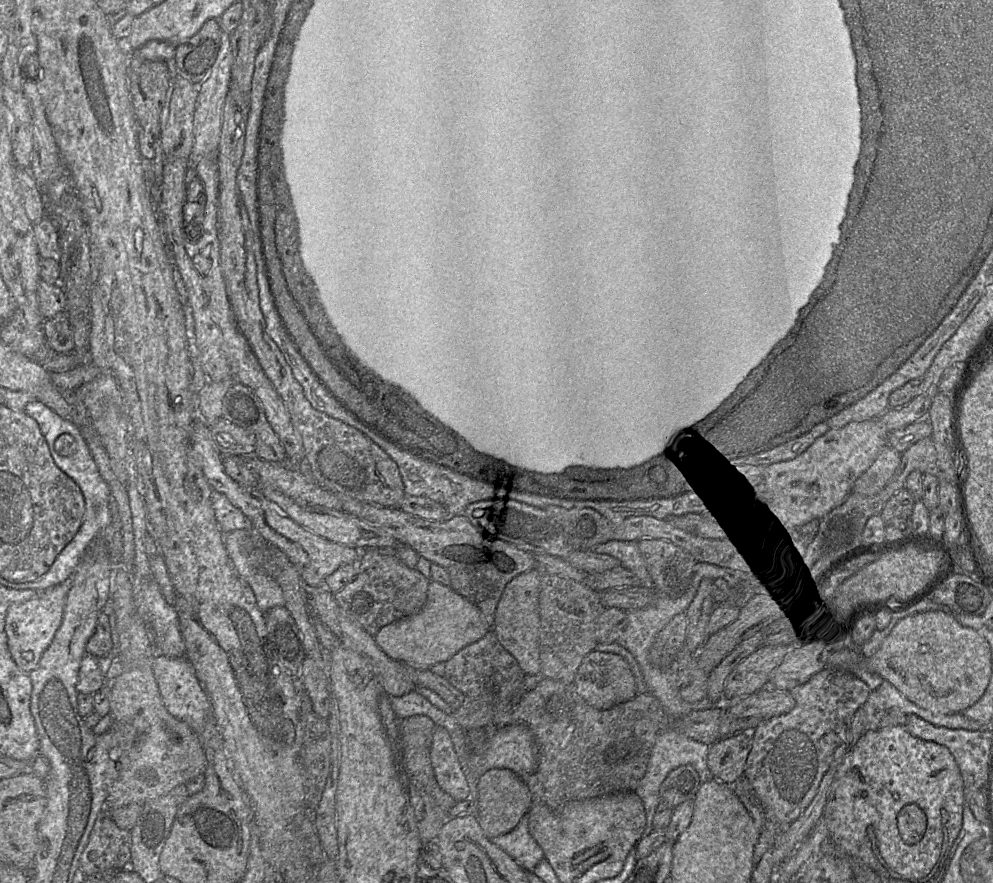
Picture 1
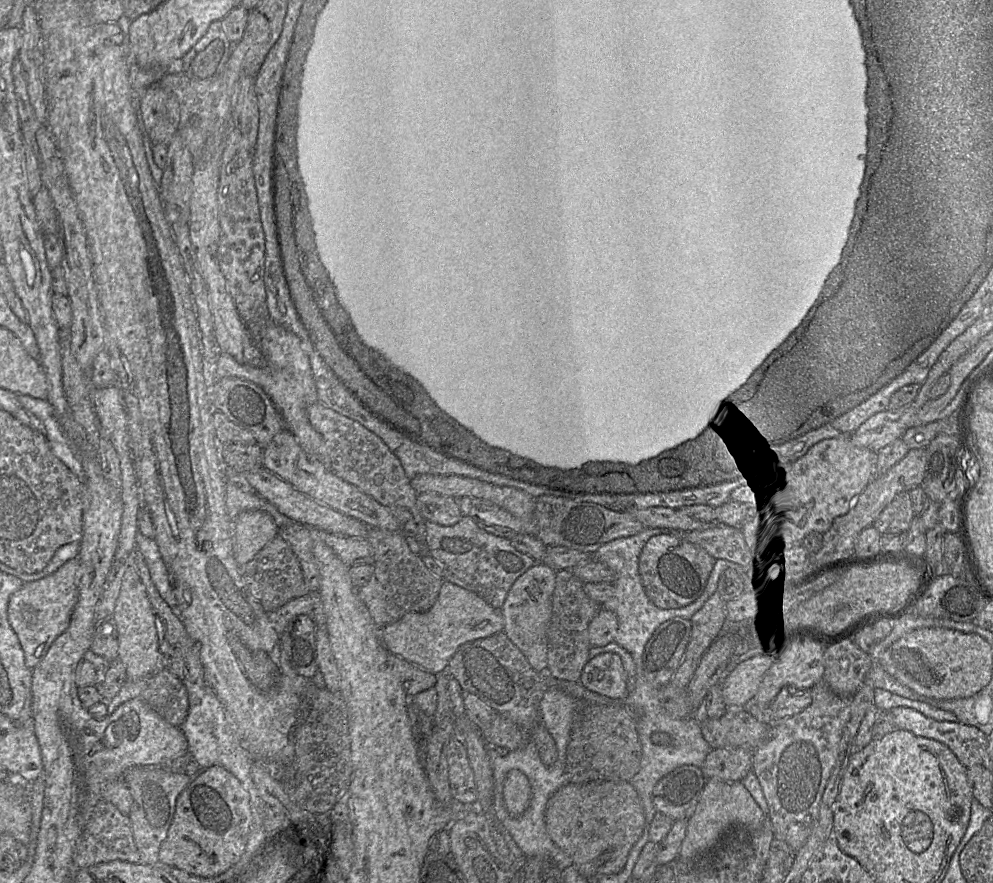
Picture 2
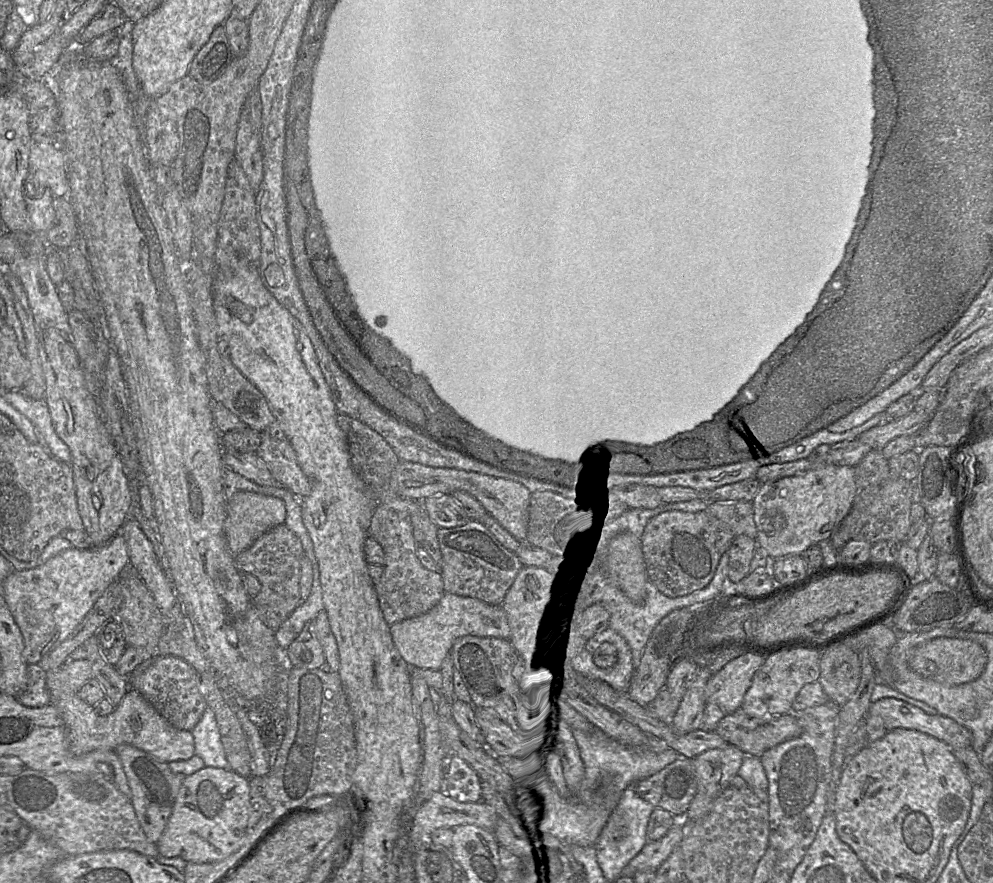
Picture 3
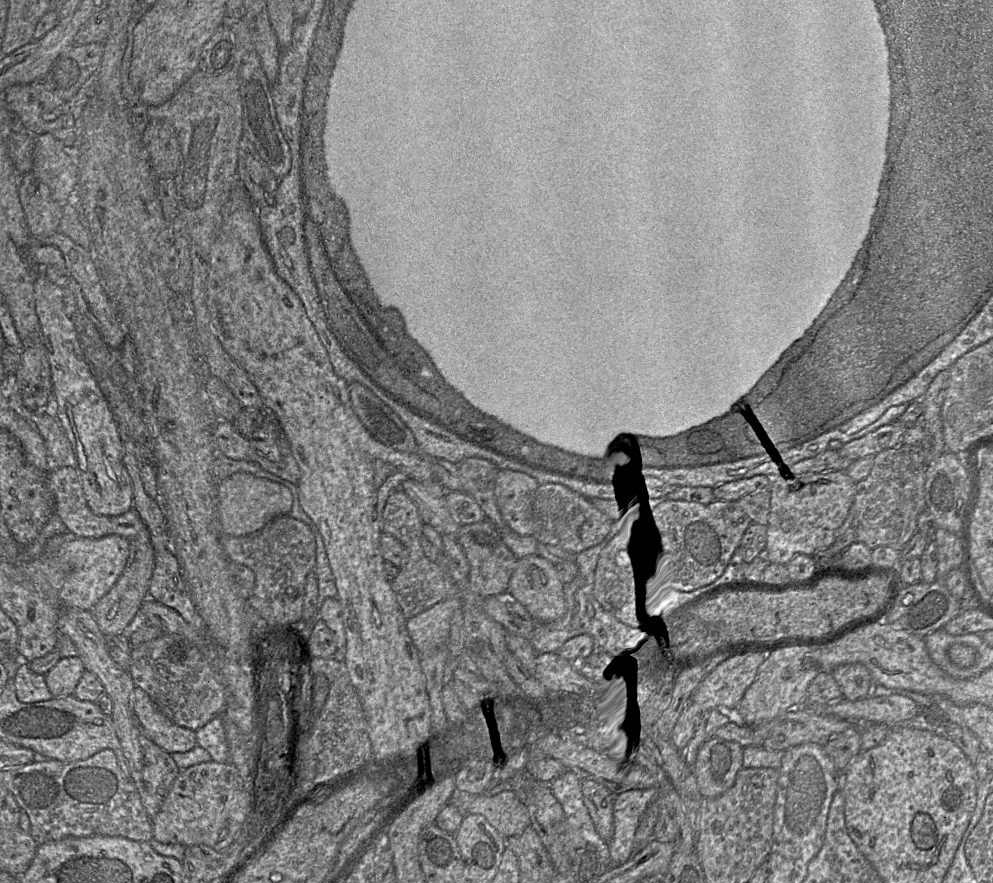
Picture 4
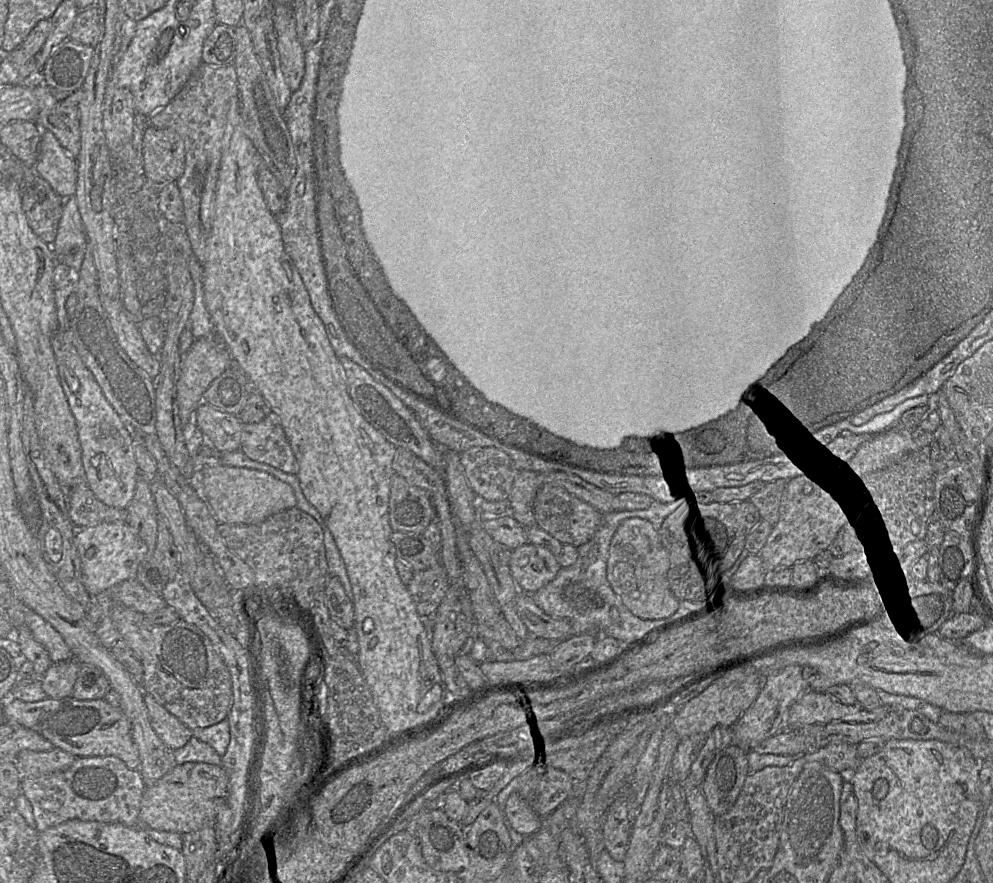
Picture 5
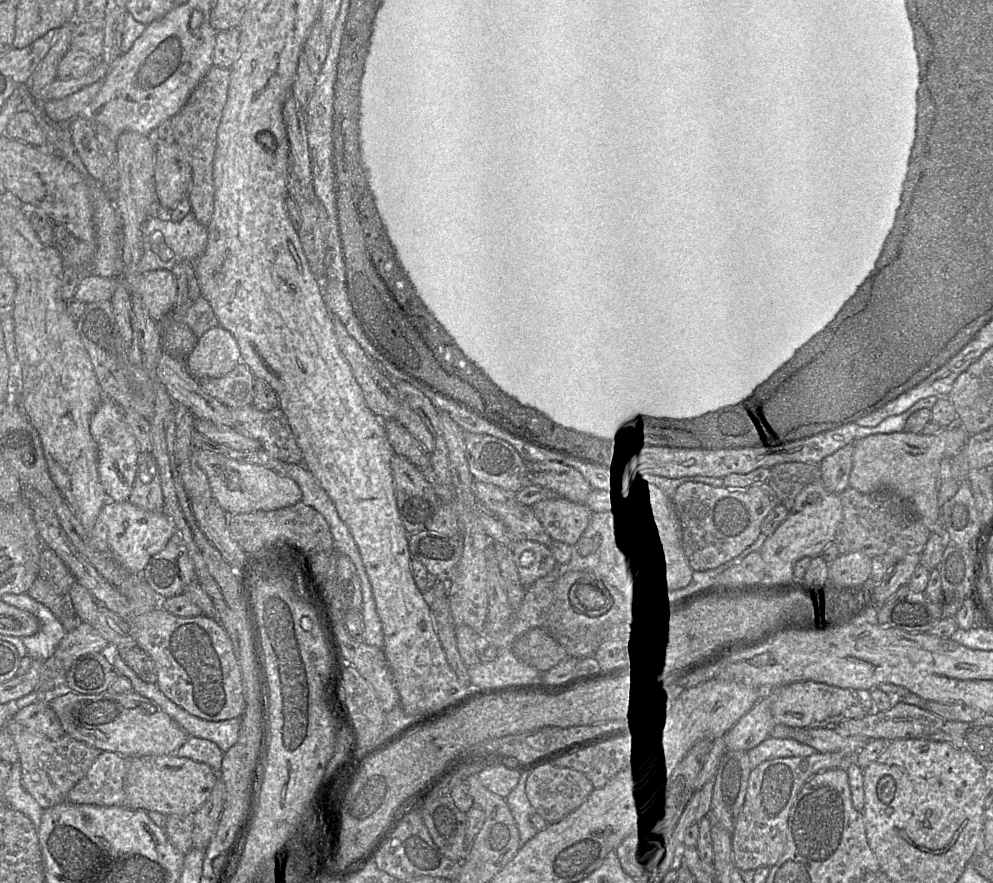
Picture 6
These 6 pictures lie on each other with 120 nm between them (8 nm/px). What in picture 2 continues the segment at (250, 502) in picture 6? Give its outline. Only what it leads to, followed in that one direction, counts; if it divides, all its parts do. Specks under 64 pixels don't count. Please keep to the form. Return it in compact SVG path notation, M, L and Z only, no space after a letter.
M246 511L233 521L234 556L240 566L251 561L273 538L279 526L264 511Z

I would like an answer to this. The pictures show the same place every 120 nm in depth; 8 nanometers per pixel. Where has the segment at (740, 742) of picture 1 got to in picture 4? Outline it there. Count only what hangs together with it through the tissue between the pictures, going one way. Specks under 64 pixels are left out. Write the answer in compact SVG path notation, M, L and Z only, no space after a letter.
M712 737L701 745L692 771L703 798L720 796L733 786L737 773L743 768L743 752L744 748L738 743L717 737Z

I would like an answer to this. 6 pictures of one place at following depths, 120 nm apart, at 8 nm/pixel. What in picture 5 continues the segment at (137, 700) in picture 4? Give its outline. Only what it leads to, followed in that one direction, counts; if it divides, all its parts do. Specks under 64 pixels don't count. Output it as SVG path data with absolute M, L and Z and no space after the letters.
M144 694L151 726L159 738L171 749L183 747L192 737L192 730L159 704L152 695Z

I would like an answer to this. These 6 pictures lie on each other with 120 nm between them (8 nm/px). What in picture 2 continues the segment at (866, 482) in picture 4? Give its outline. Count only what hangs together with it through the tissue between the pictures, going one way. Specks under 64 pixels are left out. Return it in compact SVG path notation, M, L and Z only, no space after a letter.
M903 491L882 510L873 526L880 535L907 533L913 517L909 491Z

